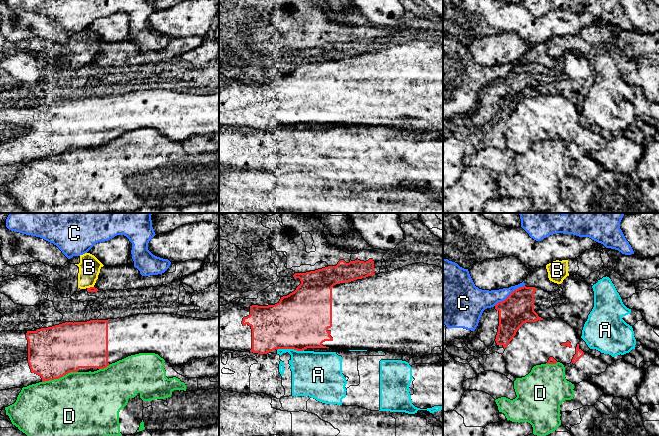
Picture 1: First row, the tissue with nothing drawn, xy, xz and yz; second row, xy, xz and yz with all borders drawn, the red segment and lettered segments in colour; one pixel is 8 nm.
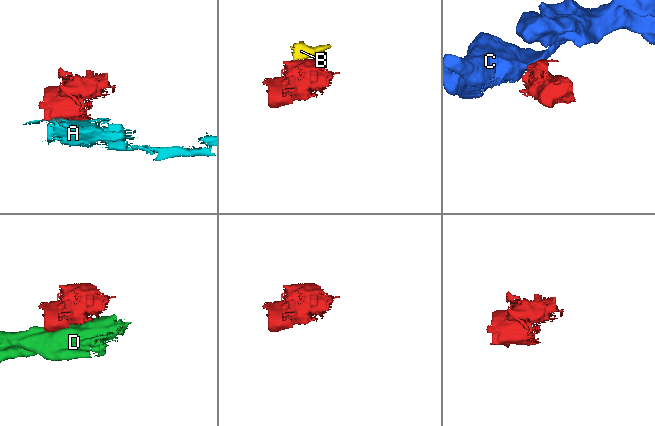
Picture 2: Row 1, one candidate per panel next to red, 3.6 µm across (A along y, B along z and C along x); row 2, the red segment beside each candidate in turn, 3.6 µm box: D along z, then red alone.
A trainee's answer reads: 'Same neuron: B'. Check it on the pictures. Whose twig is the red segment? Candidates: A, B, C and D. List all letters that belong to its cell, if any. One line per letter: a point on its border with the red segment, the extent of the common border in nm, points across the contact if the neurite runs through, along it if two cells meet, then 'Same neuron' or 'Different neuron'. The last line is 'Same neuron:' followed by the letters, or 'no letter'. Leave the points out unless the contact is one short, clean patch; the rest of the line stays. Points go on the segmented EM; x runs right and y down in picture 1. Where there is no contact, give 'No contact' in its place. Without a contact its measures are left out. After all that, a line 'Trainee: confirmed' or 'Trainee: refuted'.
A: Touches red at xz (290, 348). Shared border 220 nm. Different neuron
B: Touches red at xy (90, 287). Shared border 60 nm. Boundary: xy (93, 286), (87, 288). Different neuron
C: Touches red at yz (510, 294). Shared border 300 nm. Boundary: yz (524, 285), (514, 289), (503, 300), (498, 301), (494, 305). Different neuron
D: Touches red at xy (59, 377). Shared border 300 nm. Different neuron
Same neuron: no letter
Trainee: refuted

